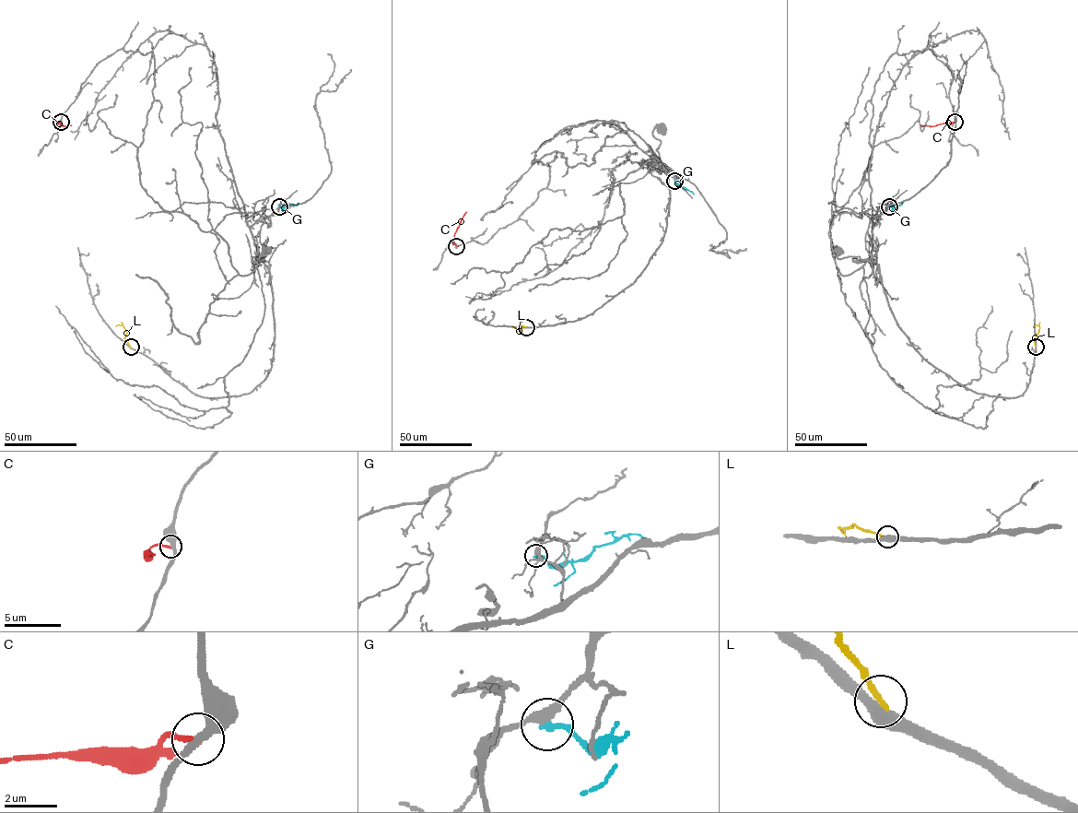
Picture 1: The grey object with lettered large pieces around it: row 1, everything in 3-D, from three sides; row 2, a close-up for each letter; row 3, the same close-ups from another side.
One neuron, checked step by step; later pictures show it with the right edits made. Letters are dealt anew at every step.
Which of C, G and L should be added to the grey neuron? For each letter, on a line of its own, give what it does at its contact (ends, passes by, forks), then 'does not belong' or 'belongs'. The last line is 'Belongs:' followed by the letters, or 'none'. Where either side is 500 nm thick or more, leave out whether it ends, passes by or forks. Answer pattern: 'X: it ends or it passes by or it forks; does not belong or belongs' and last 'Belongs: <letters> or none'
C: it ends; does not belong
G: it ends; does not belong
L: it ends; does not belong
Belongs: none

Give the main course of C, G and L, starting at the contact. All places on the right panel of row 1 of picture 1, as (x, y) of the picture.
C: (954, 122), (920, 124)
G: (889, 206), (902, 203)
L: (1035, 347), (1034, 338), (1039, 327), (1035, 326)

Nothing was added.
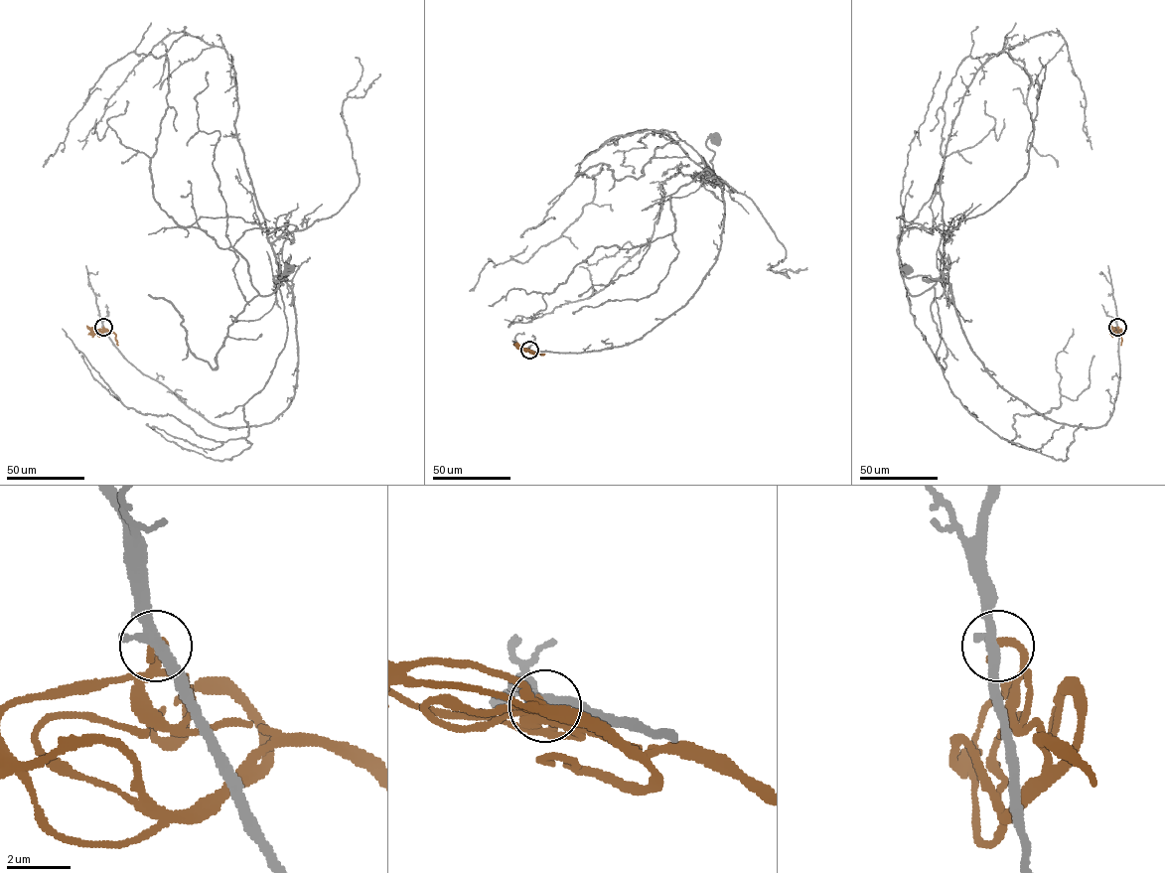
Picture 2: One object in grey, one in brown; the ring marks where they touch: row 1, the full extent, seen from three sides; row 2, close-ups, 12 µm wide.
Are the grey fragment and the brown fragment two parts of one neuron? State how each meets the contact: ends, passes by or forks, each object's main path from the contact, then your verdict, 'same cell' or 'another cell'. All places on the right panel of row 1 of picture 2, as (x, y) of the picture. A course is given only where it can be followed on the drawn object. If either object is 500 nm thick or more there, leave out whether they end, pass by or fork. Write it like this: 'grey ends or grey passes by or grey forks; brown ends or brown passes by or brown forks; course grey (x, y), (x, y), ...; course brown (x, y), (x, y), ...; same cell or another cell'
grey forks; brown ends; course grey (1117, 327), (1112, 415), (1092, 428), (1055, 422), (986, 369), (950, 285), (907, 277), (908, 269); course brown (1117, 327), (1121, 333), (1121, 345); another cell

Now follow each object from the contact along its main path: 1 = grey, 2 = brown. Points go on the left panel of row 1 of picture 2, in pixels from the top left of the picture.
1: (103, 327), (212, 423), (266, 424), (296, 383), (292, 290), (279, 277), (290, 269)
2: (103, 327), (114, 333), (118, 345)

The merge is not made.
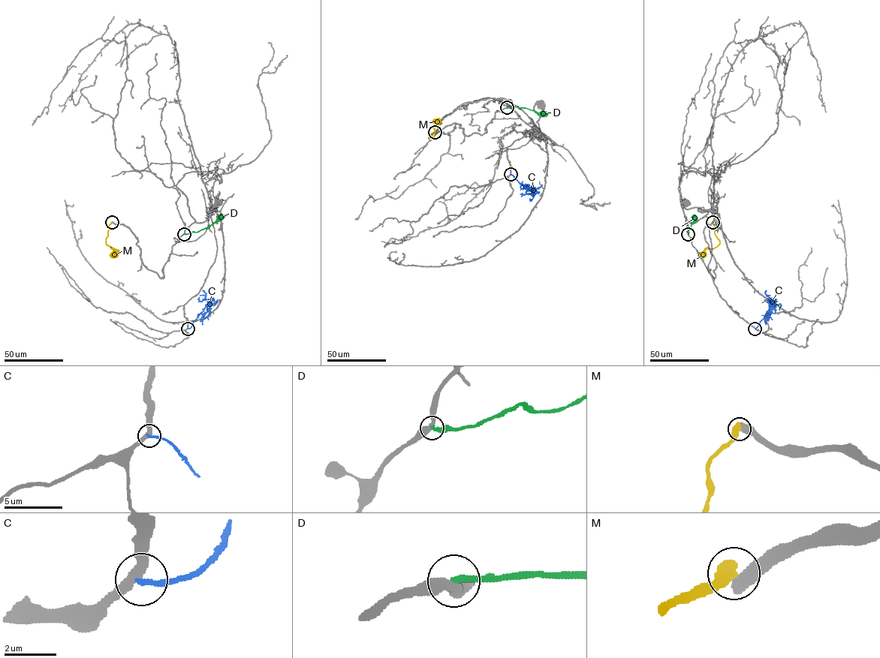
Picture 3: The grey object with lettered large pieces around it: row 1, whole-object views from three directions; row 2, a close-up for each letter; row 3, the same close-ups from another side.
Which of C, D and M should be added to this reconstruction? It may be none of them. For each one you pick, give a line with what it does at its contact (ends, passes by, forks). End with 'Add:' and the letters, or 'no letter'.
Add: no letter

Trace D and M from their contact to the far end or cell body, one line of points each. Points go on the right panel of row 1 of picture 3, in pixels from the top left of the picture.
D: (688, 234), (687, 232), (695, 220), (694, 216)
M: (712, 222), (715, 234), (719, 244), (712, 248), (706, 248), (700, 257)

